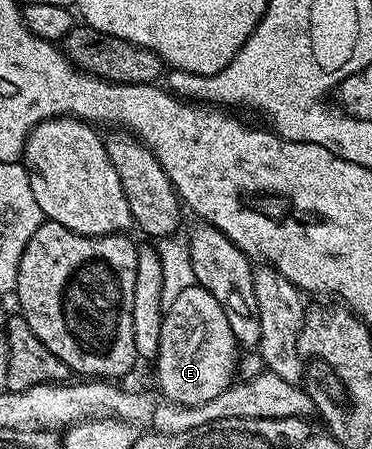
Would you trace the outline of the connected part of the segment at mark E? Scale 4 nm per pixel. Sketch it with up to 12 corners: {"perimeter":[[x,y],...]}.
{"perimeter":[[210,290],[167,305],[154,367],[165,401],[234,382],[238,345]]}

